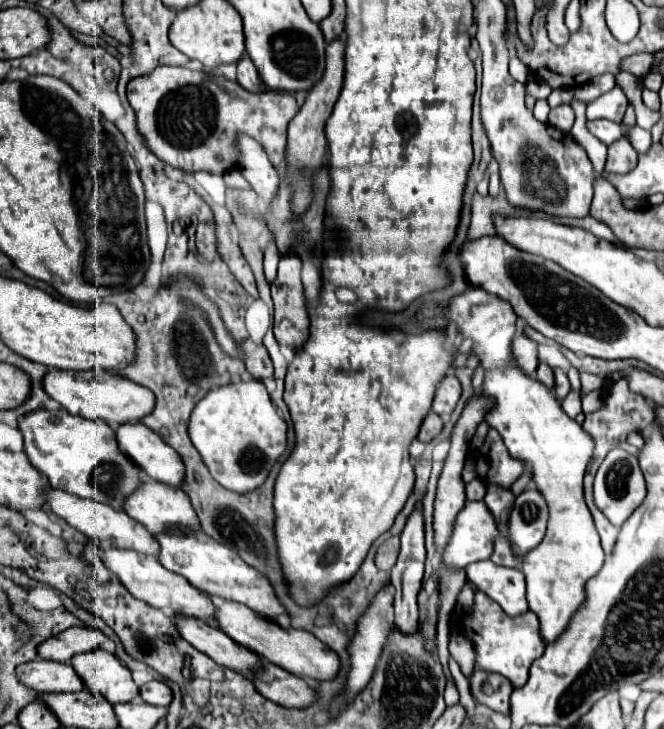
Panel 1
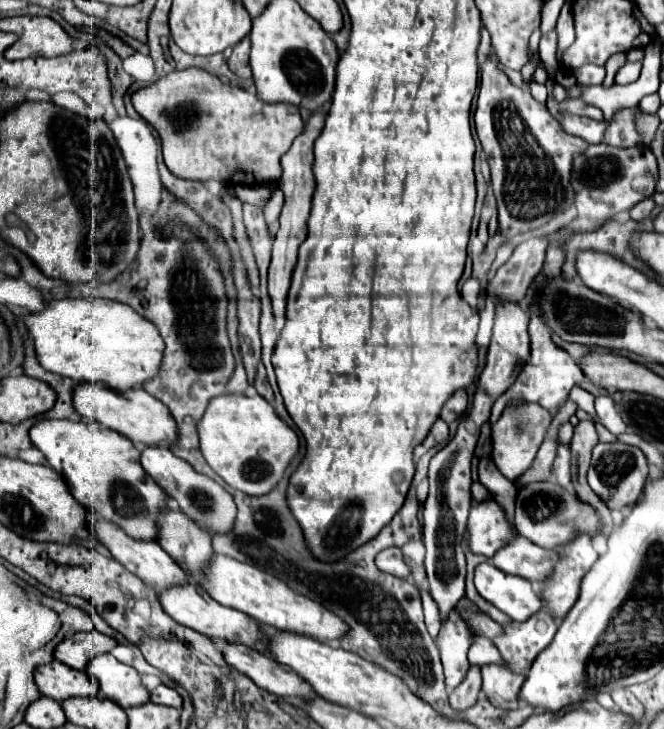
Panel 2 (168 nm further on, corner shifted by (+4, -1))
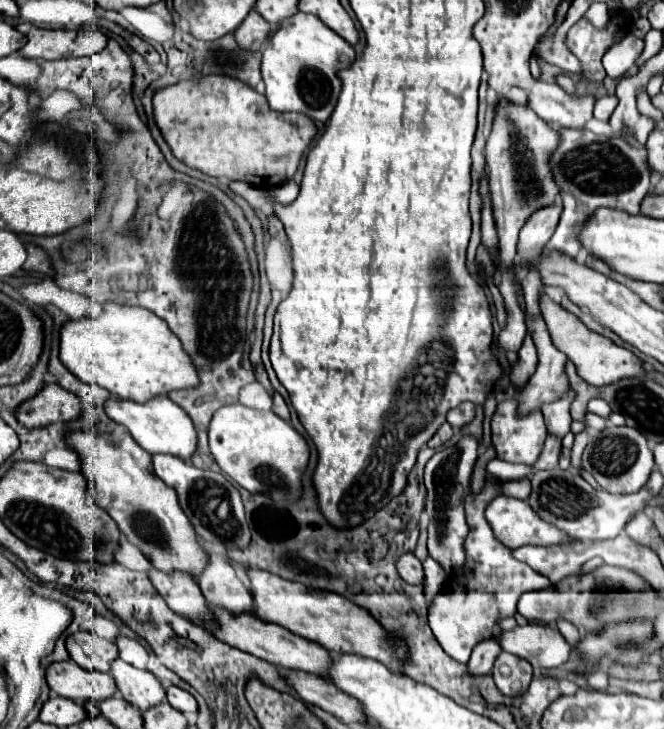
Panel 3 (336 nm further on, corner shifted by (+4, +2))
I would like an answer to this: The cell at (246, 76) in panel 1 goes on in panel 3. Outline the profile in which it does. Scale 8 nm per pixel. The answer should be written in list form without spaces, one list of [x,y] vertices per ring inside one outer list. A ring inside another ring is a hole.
[[[251,10],[233,36],[235,36],[239,48],[245,48],[245,52],[257,52],[263,48],[269,30],[271,30],[271,26],[255,10]]]

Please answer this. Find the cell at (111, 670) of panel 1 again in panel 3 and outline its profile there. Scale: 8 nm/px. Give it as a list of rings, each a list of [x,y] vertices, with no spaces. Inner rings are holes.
[[[117,658],[111,664],[109,674],[115,678],[117,692],[141,712],[159,704],[165,698],[165,690],[161,682],[147,670],[139,670]]]

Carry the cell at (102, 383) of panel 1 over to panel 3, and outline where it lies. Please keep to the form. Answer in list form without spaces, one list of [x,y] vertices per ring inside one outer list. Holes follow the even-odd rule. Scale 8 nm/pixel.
[[[111,396],[105,400],[103,408],[105,408],[105,414],[113,422],[125,426],[131,432],[131,436],[135,438],[135,442],[151,454],[163,452],[163,454],[173,454],[173,456],[187,460],[197,446],[197,432],[193,428],[191,418],[185,414],[183,408],[179,408],[167,396],[153,396],[151,400],[147,400],[143,404]]]

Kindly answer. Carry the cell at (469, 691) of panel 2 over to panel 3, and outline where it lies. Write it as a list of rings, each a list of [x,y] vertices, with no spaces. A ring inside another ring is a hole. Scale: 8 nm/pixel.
[[[489,638],[481,644],[477,644],[473,648],[473,654],[471,654],[471,660],[467,664],[467,670],[471,676],[487,676],[493,668],[493,662],[495,658],[499,656],[501,652],[501,646],[497,644],[495,638]]]

